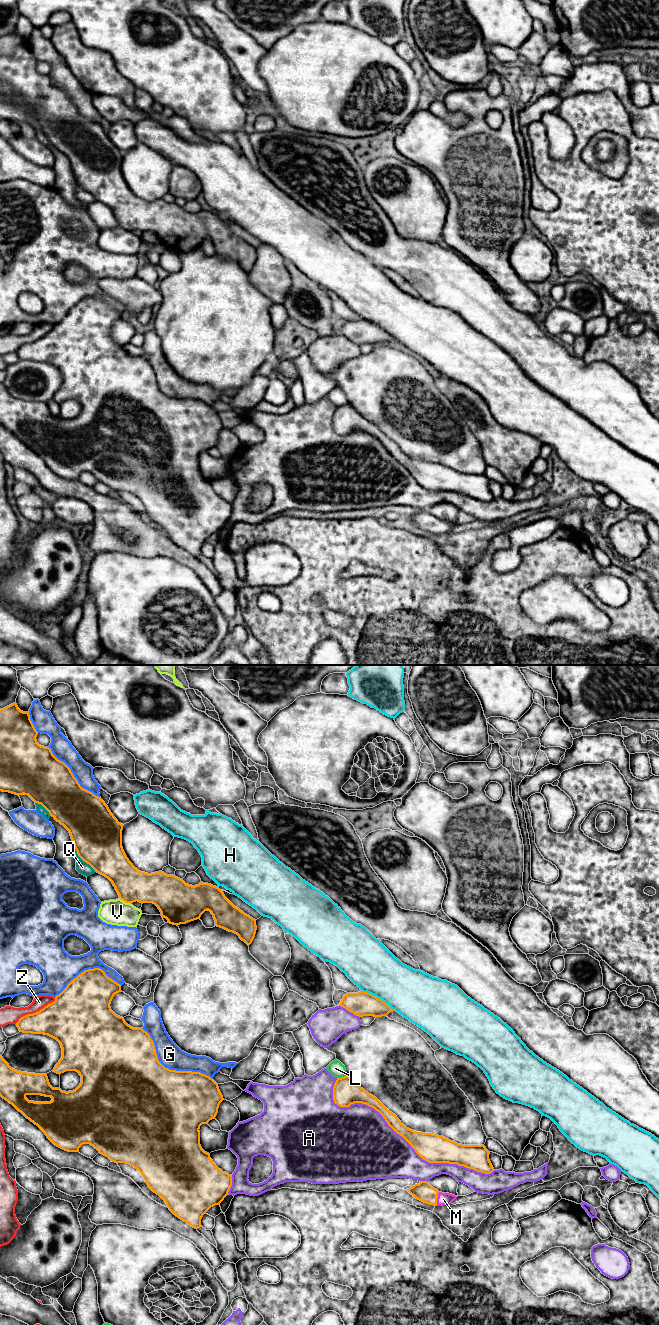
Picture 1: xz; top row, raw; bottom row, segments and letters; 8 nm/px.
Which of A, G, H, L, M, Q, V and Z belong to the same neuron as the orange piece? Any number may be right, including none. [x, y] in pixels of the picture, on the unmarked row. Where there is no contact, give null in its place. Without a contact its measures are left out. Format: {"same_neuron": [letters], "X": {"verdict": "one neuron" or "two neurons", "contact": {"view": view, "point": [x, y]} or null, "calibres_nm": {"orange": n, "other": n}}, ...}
{"same_neuron": ["M"], "A": {"verdict": "two neurons", "contact": {"view": "xz", "point": [402, 464]}, "calibres_nm": {"orange": 220, "other": 440}}, "G": {"verdict": "two neurons", "contact": {"view": "xz", "point": [169, 397]}, "calibres_nm": {"orange": 500, "other": 190}}, "H": {"verdict": "two neurons", "contact": {"view": "xz", "point": [378, 326]}, "calibres_nm": {"orange": 190, "other": 380}}, "L": {"verdict": "two neurons", "contact": {"view": "xz", "point": [341, 405]}, "calibres_nm": {"orange": 200, "other": 120}}, "M": {"verdict": "one neuron", "contact": {"view": "xz", "point": [436, 527]}, "calibres_nm": {"orange": 150, "other": 100}}, "Q": {"verdict": "two neurons", "contact": {"view": "xz", "point": [83, 188]}, "calibres_nm": {"orange": 400, "other": 100}}, "V": {"verdict": "two neurons", "contact": {"view": "xz", "point": [126, 230]}, "calibres_nm": {"orange": 260, "other": 200}}, "Z": {"verdict": "two neurons", "contact": {"view": "xz", "point": [36, 340]}, "calibres_nm": {"orange": 360, "other": 140}}}

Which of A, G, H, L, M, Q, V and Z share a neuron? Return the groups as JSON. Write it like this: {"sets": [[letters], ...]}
{"sets": [["A"], ["G"], ["H"], ["L"], ["M"], ["Q"], ["V"], ["Z"]]}

